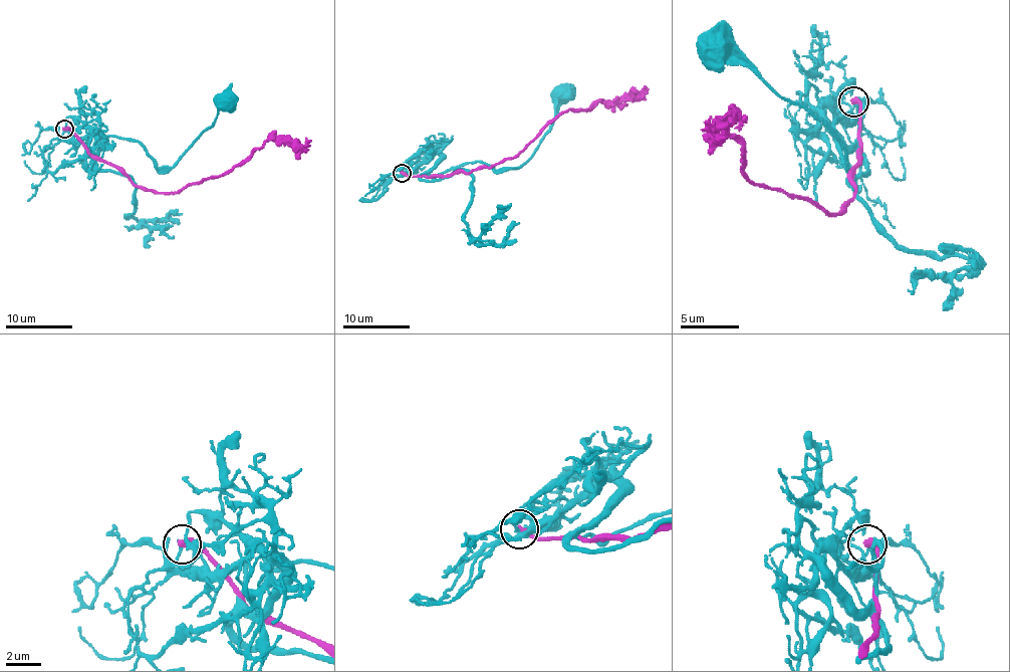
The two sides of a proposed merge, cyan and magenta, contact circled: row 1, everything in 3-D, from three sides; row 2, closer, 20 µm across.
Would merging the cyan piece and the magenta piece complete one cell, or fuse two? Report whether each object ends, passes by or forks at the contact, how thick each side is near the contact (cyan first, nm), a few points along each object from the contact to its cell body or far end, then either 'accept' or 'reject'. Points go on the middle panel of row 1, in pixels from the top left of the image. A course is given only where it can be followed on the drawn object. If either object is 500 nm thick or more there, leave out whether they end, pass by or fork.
cyan ends; magenta ends; calibres 170 and 400 nm; course cyan (401, 172), (434, 154), (439, 162), (425, 175), (434, 179), (475, 162), (518, 169), (540, 144), (560, 90); course magenta (402, 172), (430, 177), (499, 164), (517, 156), (562, 114), (586, 110), (600, 100), (626, 100), (649, 88); reject

